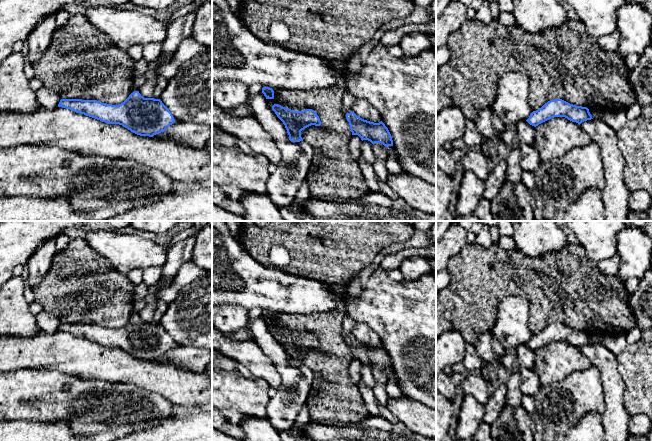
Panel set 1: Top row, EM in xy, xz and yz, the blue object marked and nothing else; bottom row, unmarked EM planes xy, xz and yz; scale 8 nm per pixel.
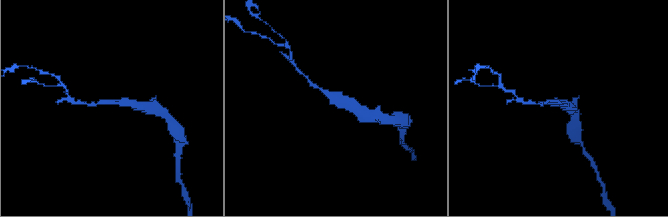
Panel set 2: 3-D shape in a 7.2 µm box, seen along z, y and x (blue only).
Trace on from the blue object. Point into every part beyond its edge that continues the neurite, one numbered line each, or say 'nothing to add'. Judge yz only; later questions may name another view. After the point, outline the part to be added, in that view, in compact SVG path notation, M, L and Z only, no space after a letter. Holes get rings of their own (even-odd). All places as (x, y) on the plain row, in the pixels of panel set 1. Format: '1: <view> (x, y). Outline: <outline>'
nothing to add

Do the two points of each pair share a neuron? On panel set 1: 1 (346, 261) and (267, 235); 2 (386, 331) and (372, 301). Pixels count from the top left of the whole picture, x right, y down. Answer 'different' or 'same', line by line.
1: same
2: same

